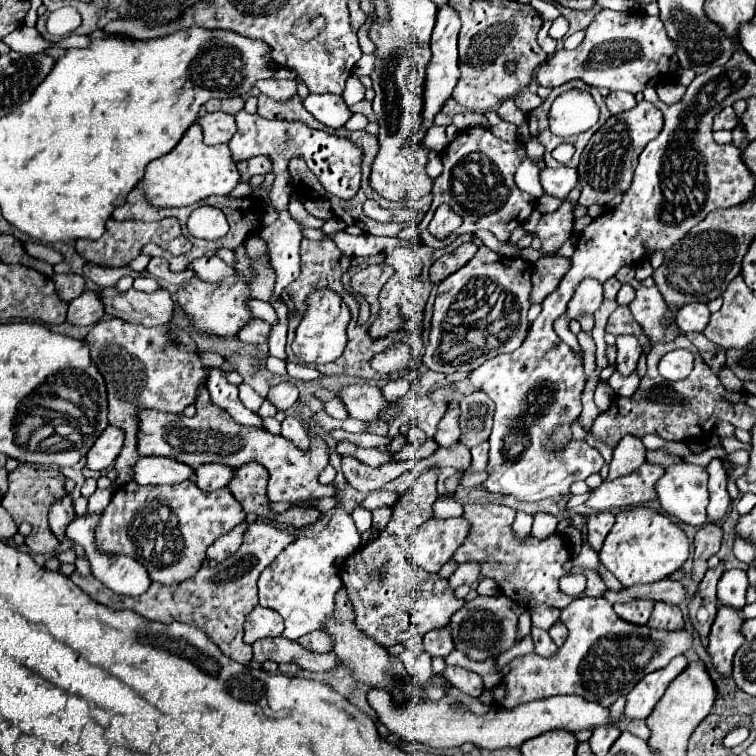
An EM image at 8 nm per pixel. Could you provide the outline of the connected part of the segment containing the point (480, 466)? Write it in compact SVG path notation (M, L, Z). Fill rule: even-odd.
M488 441L472 447L472 469L476 471L484 471L486 469L486 463L488 463Z

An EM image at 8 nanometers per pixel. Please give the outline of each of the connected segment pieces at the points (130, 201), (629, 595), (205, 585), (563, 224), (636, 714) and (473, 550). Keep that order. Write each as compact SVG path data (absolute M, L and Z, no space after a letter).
M134 189L128 197L126 197L126 203L116 207L112 217L119 221L123 220L142 220L142 221L159 221L166 219L166 217L176 217L180 221L180 227L182 227L182 233L186 233L186 219L188 215L196 209L196 205L190 205L190 207L178 207L178 209L154 209L146 199L144 195L140 193L140 189Z
M662 579L656 583L648 583L648 585L630 585L620 591L606 589L602 597L608 599L612 605L626 603L630 599L652 599L652 601L664 601L664 603L678 605L680 601L684 601L684 587L678 581Z
M252 523L244 535L244 543L240 545L240 549L228 557L226 561L218 563L216 567L208 567L208 569L200 569L198 573L194 573L194 577L176 583L176 585L160 585L160 583L152 583L150 589L144 595L138 597L124 597L124 595L116 595L112 593L106 585L102 585L96 577L80 577L78 573L72 573L70 579L82 589L86 591L92 599L96 599L98 603L112 607L112 609L132 609L138 615L150 619L150 621L158 621L158 623L186 623L186 625L196 625L200 629L204 629L208 633L208 637L222 649L224 655L232 657L234 661L248 665L252 661L252 647L246 645L242 641L242 625L246 615L258 605L258 589L256 589L256 581L260 577L260 573L280 555L280 551L284 551L296 537L292 533L286 533L278 527L274 527L272 523Z
M566 197L556 211L542 215L536 227L536 235L542 241L544 253L554 253L572 235L572 225L574 225L572 211L574 211L574 203Z
M674 657L664 669L658 669L654 673L644 675L644 679L638 681L638 685L628 693L626 697L626 709L624 709L624 717L626 719L646 719L654 705L662 699L662 695L666 693L668 685L676 679L678 673L684 671L684 667L688 665L686 657Z
M464 505L464 519L470 521L472 531L466 539L466 543L456 551L452 557L458 565L466 561L478 561L482 565L482 575L494 579L502 593L506 597L512 597L512 601L524 607L546 603L550 607L564 609L572 603L572 597L564 595L558 589L560 577L564 577L562 565L570 559L568 545L558 535L550 535L544 541L538 541L536 537L528 537L524 543L516 541L510 525L516 517L516 511L506 505Z

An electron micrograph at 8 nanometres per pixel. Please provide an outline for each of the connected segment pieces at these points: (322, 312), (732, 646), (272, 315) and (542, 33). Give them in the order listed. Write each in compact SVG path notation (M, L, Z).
M316 291L308 299L308 311L296 329L296 339L292 343L294 355L304 363L330 363L342 355L346 347L346 325L350 321L350 311L342 299L332 291Z
M720 605L716 621L712 625L710 637L708 637L708 655L712 657L714 669L722 677L732 675L732 659L738 647L744 643L744 635L740 633L742 615L730 607Z
M250 301L250 307L254 309L254 313L262 319L262 321L266 321L266 323L270 323L270 325L276 325L278 323L278 315L276 315L276 311L274 311L274 307L270 305L270 303L266 303L266 301Z
M546 21L542 27L540 27L540 31L538 31L538 45L548 53L548 55L552 55L554 51L556 51L556 41L552 39L552 37L548 37L548 29L550 29L550 21Z

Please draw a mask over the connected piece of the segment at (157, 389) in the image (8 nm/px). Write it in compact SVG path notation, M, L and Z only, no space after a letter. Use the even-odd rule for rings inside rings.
M102 319L90 329L86 345L90 347L92 363L100 369L100 375L106 381L108 425L124 431L124 447L114 463L118 471L116 485L124 485L132 481L132 465L140 457L136 451L136 411L158 409L168 413L182 413L184 407L196 401L198 387L206 383L208 373L196 355L196 343L192 337L174 325L148 329L144 325L132 325L122 319ZM166 341L176 341L182 347L164 349L162 343Z

